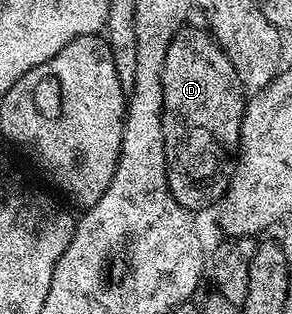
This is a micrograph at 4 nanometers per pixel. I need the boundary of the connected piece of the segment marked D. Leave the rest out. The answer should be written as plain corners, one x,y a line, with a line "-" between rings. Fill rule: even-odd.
186,26
175,34
171,46
167,46
167,62
163,62
163,146
167,162
167,182
175,202
188,212
200,214
204,208
218,203
229,189
229,178
241,146
241,119
247,103
246,93
235,74
235,66
227,58
217,41
204,27

